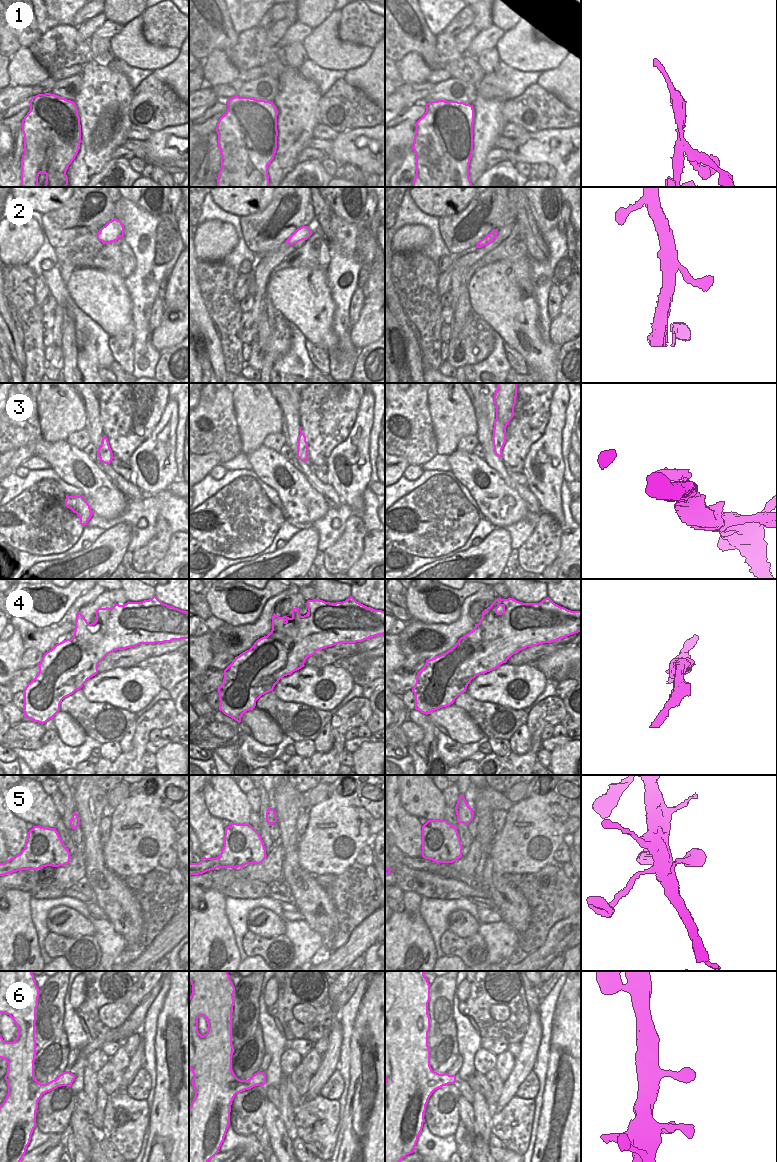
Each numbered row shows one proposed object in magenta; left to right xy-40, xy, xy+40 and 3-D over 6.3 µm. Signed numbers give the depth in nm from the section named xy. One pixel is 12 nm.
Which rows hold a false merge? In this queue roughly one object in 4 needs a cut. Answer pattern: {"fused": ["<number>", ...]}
{"fused": ["1"]}

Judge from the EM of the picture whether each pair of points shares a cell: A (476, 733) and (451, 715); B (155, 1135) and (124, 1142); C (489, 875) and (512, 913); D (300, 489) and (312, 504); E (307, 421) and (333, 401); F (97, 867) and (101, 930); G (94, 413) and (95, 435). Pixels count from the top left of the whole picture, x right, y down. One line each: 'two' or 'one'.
A: one
B: two
C: one
D: one
E: one
F: two
G: one

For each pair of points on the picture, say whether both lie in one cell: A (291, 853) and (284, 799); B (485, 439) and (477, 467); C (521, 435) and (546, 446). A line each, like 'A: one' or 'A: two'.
A: one
B: two
C: two

